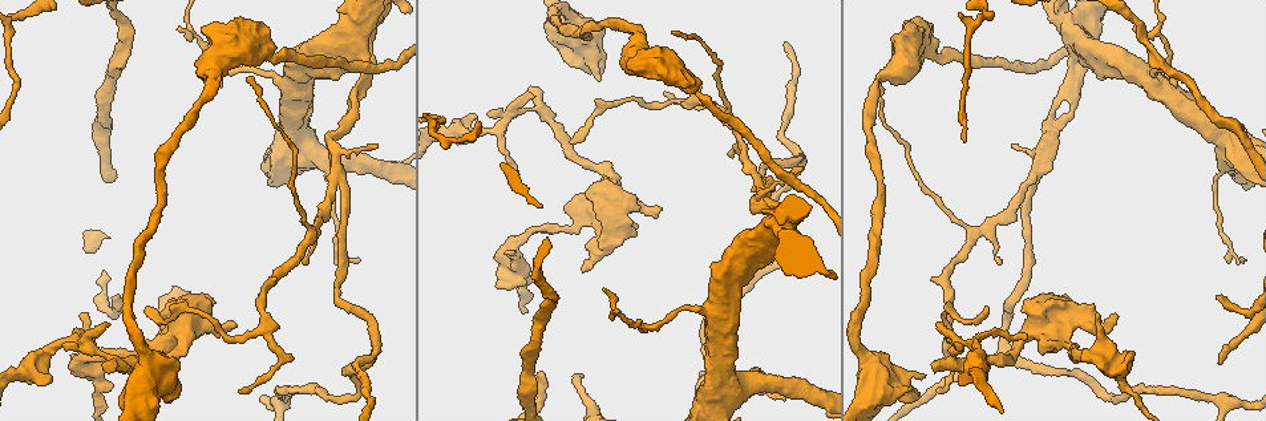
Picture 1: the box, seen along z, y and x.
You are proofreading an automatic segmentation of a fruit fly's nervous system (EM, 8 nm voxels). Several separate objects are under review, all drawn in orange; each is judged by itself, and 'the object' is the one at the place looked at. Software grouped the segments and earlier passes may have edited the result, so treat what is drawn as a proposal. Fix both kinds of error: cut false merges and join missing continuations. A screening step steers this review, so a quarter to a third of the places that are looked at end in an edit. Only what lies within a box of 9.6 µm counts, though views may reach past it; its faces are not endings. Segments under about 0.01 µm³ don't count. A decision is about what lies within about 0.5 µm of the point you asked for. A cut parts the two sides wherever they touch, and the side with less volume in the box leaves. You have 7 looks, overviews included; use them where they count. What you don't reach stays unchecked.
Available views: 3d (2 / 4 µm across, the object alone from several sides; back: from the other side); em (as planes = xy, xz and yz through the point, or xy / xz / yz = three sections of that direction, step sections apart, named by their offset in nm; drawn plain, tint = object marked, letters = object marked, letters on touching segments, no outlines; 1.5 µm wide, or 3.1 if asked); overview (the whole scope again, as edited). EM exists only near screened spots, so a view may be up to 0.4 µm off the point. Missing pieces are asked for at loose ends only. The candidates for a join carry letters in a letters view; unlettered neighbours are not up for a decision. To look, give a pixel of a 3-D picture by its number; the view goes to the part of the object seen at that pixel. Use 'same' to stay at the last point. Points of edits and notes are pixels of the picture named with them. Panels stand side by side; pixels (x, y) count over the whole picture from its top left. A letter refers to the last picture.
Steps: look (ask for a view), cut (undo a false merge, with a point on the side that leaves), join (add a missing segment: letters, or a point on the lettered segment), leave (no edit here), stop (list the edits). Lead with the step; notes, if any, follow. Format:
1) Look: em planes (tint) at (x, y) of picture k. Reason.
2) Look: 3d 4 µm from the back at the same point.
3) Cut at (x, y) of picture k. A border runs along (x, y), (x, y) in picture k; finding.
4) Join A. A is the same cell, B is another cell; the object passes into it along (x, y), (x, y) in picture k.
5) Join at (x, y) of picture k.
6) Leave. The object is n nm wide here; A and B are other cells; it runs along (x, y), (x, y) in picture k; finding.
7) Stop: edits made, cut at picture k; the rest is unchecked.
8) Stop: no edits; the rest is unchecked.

Look: em planes (letters) at (189, 332) of picture 1. Sudden change in width.

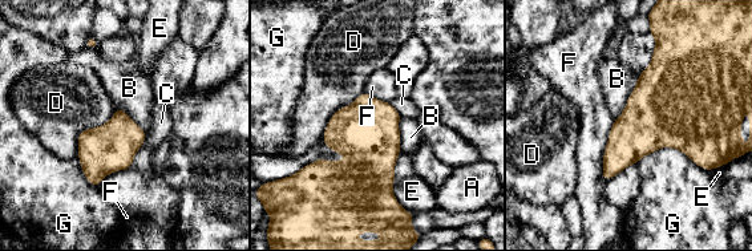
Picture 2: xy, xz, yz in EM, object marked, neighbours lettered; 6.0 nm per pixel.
Leave. A, B, C, D, E, F and G are other cells; a border runs along (400, 152), (393, 197), (413, 215) in picture 2; continuous, no second cell.

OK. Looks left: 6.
Look: em planes (letters) at (309, 263) of picture 1. Branch stops here.

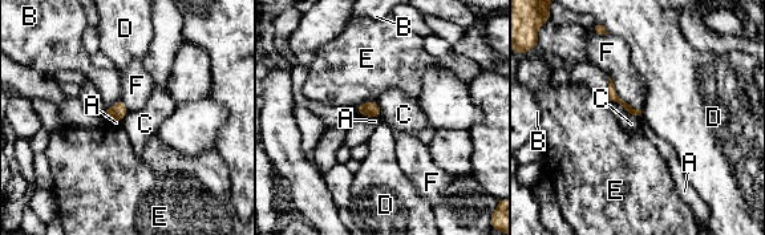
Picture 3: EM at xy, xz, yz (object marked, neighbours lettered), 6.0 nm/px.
Leave. A, B, C, D, E and F are other cells; a border runs along (611, 101), (639, 116) in picture 3; none of them fits.

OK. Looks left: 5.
Look: em xz step 8 (letters) at (117, 296) of picture 1. Free end.

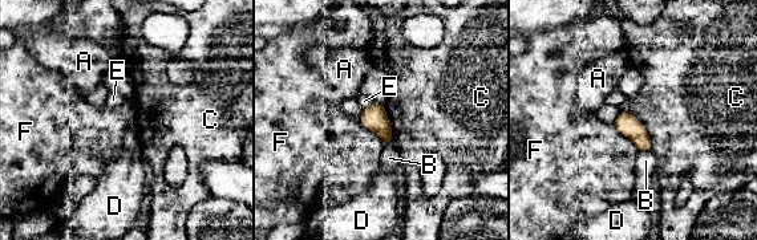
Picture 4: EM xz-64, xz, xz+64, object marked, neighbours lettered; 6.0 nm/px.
Leave. A, B, C, D, E and F are other cells; a border runs along (359, 117), (360, 122), (385, 145) in picture 4; none of them fits.

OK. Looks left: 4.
Stop: no edits; the rest is unchecked.

